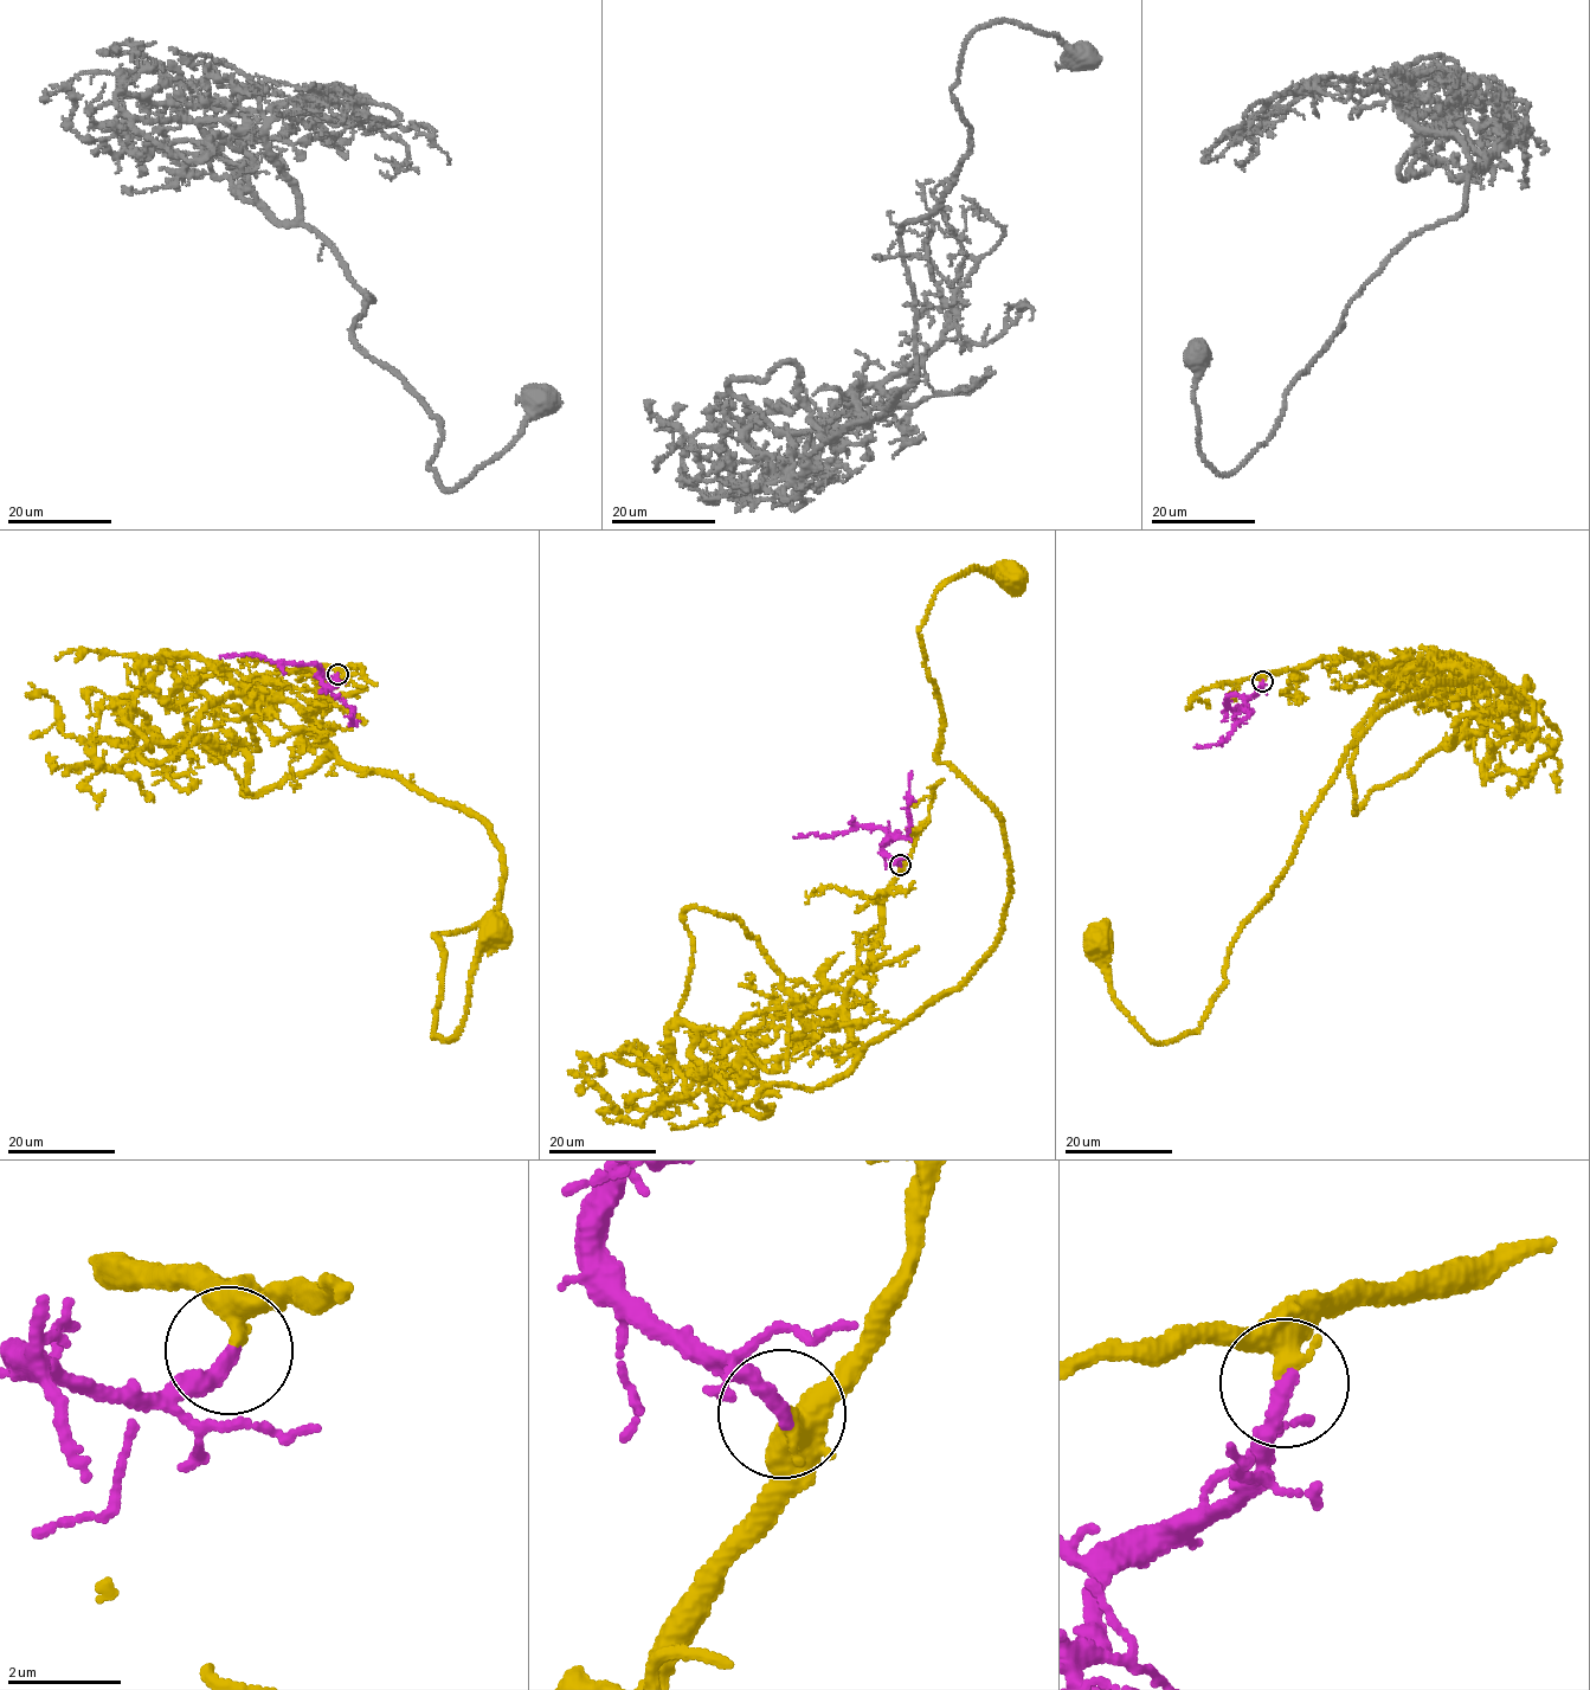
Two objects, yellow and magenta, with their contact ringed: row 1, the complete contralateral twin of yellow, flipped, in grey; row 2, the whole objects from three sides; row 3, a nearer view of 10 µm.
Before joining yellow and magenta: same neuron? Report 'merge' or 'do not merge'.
merge

